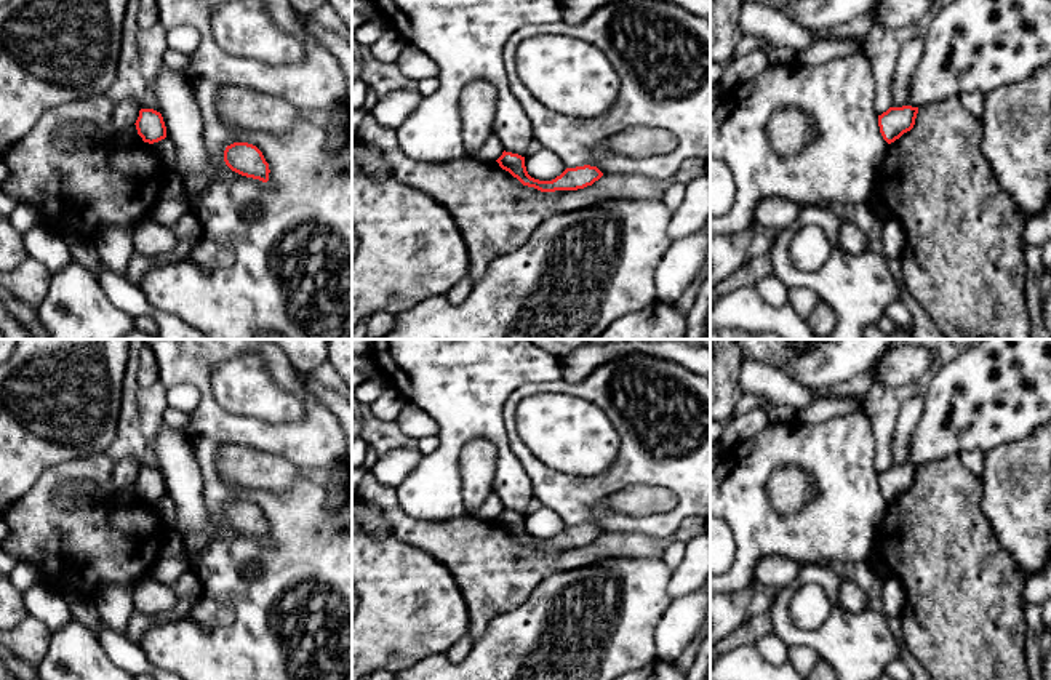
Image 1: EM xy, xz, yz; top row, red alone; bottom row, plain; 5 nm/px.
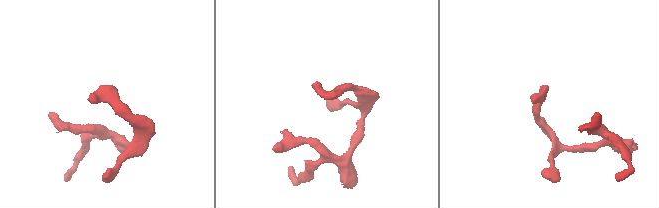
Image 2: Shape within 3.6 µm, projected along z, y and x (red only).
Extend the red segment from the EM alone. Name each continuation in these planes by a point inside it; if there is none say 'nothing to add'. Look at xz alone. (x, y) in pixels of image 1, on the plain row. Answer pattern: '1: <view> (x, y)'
nothing to add

